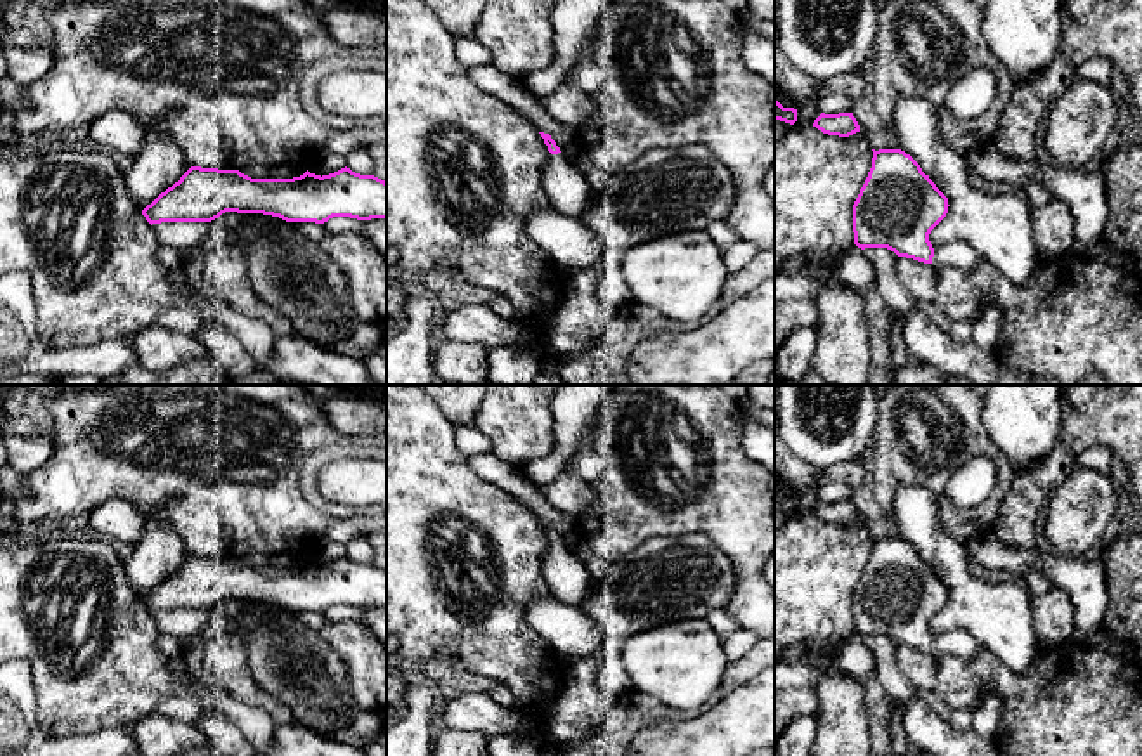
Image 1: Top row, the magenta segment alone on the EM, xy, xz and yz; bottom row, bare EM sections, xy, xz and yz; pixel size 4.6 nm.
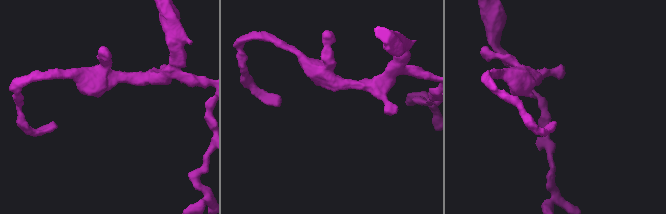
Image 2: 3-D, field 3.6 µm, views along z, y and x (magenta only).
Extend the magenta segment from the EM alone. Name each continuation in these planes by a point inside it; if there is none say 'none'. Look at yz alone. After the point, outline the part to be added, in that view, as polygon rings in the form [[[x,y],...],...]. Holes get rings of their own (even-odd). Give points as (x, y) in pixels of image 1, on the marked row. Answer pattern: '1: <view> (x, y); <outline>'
1: yz (957, 254); [[[951,241],[934,248],[934,267],[976,269],[984,258],[965,241]]]

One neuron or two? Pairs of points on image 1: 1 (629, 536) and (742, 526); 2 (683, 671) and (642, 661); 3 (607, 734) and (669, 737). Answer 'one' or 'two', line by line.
1: one
2: one
3: two

